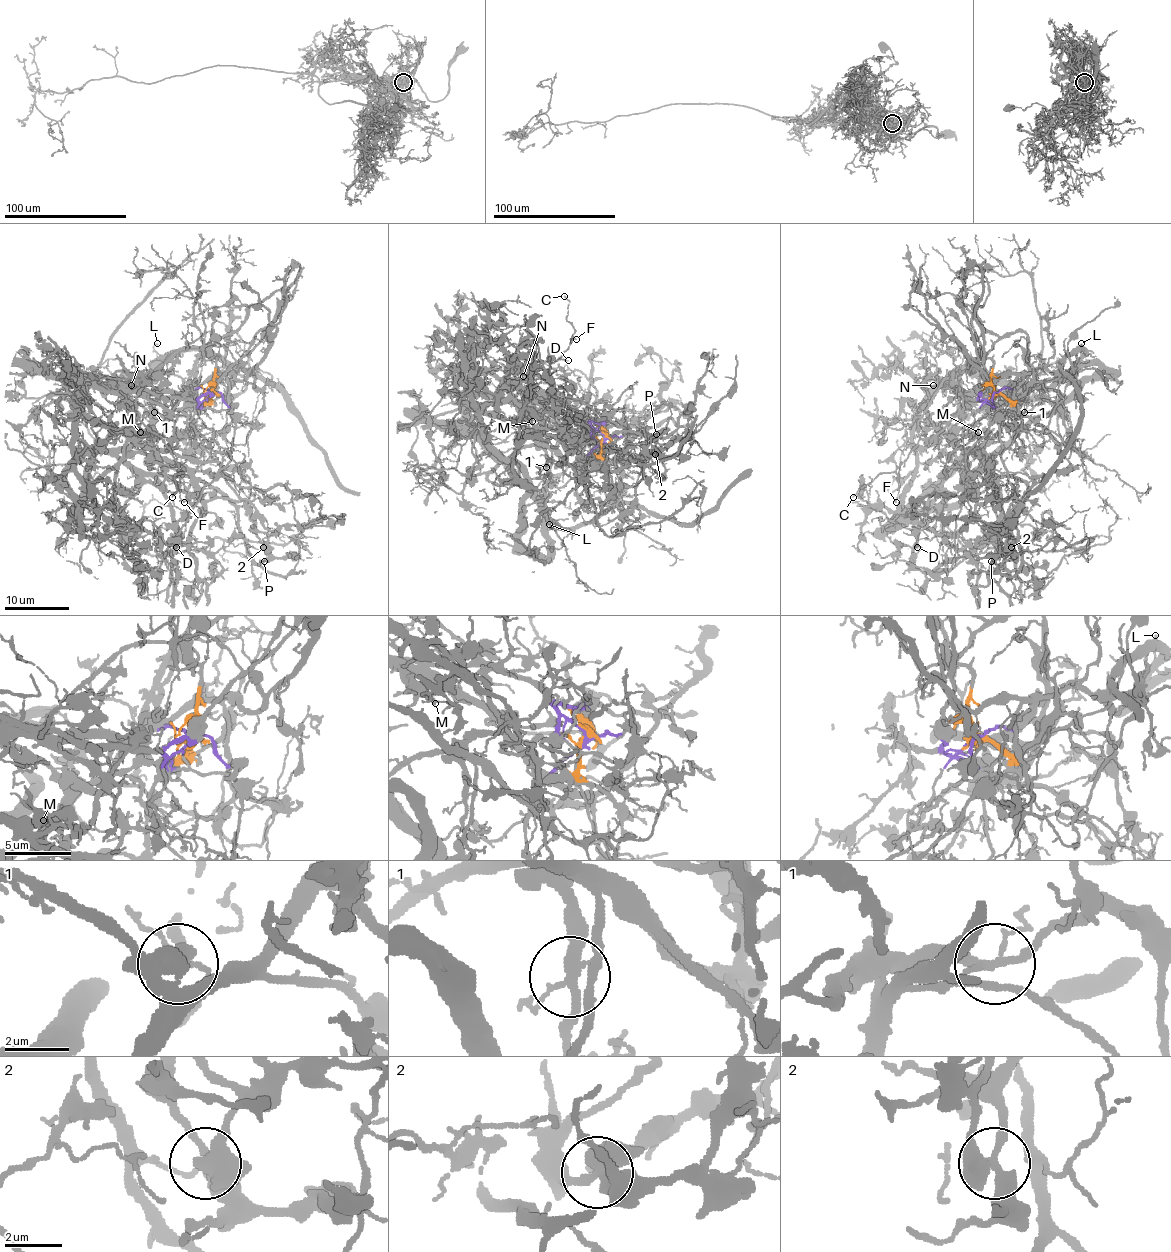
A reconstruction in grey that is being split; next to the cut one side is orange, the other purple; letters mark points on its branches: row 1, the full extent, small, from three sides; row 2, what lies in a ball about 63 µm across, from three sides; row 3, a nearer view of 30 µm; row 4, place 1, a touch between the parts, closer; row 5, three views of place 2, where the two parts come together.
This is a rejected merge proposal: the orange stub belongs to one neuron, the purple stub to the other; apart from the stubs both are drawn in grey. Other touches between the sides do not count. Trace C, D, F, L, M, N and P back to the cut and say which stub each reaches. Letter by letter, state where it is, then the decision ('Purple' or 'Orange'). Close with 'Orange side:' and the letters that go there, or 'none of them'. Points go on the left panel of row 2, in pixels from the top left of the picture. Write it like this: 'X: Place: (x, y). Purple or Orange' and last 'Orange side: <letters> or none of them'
C: Place: (172, 497). Purple
D: Place: (176, 547). Orange
F: Place: (184, 502). Purple
L: Place: (157, 343). Orange
M: Place: (140, 432). Orange
N: Place: (131, 385). Orange
P: Place: (264, 561). Orange
Orange side: D, L, M, N, P

